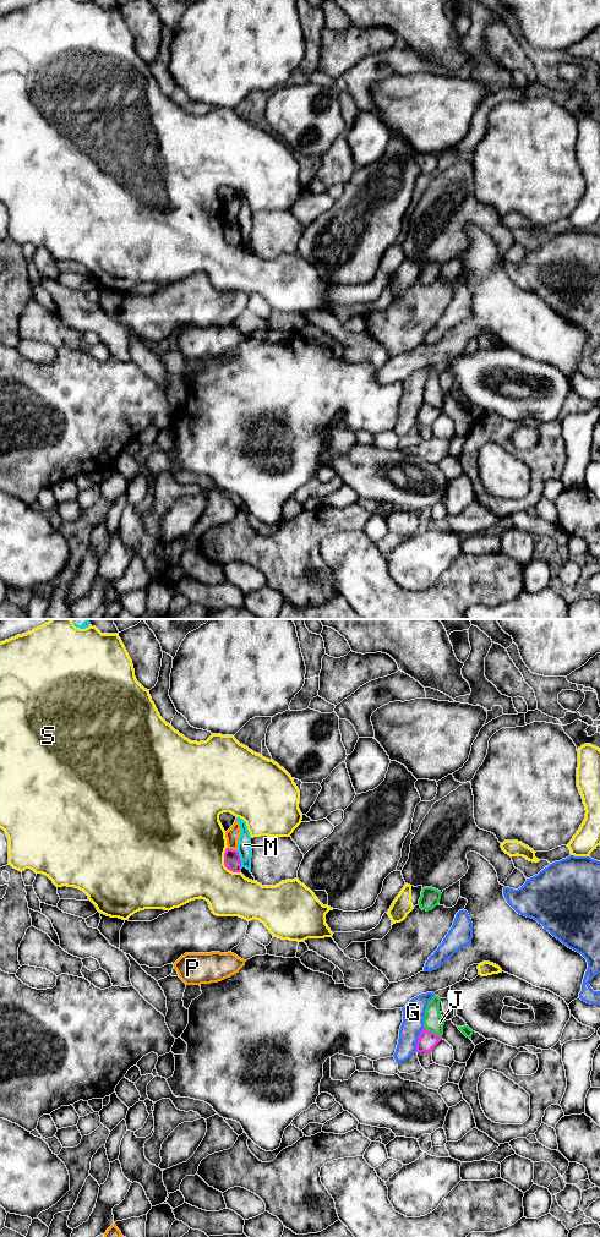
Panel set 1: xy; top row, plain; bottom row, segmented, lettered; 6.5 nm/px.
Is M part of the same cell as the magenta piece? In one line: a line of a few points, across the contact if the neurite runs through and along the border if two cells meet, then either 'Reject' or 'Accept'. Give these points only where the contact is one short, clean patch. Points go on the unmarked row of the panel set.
Reject

